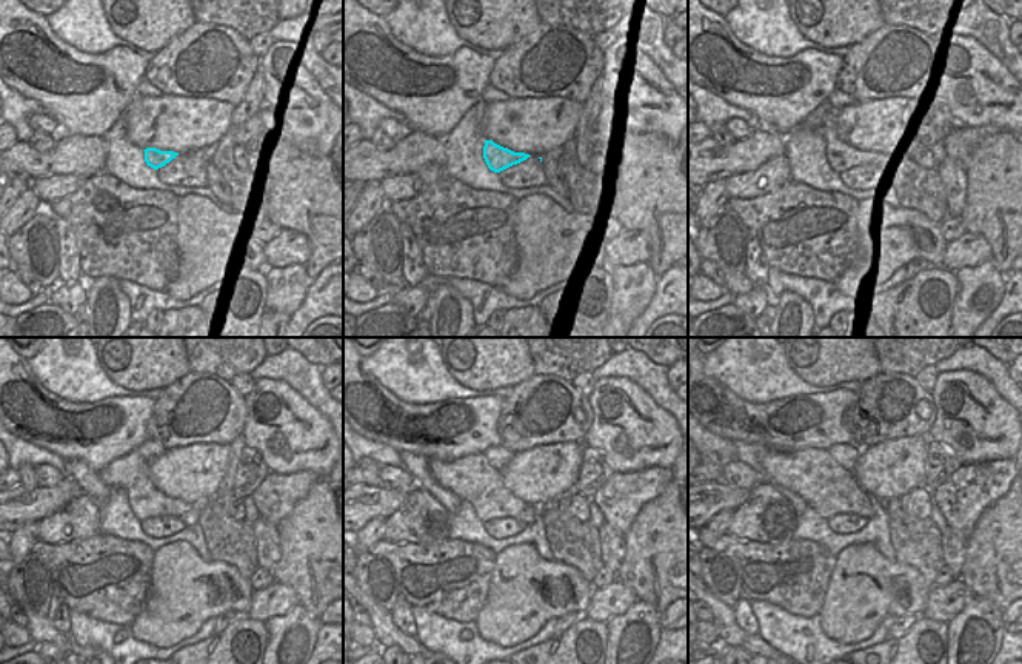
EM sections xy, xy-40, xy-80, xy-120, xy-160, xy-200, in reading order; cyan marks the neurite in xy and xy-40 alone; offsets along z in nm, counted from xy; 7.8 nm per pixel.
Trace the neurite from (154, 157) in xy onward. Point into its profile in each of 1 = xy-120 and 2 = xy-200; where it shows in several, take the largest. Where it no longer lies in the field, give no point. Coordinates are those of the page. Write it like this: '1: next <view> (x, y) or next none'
1: next xy-120 (130, 472)
2: next xy-200 (811, 473)

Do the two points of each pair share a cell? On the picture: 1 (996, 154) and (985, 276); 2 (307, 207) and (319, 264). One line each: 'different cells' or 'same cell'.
1: different cells
2: same cell

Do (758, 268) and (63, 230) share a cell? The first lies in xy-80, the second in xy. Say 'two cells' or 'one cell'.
one cell

